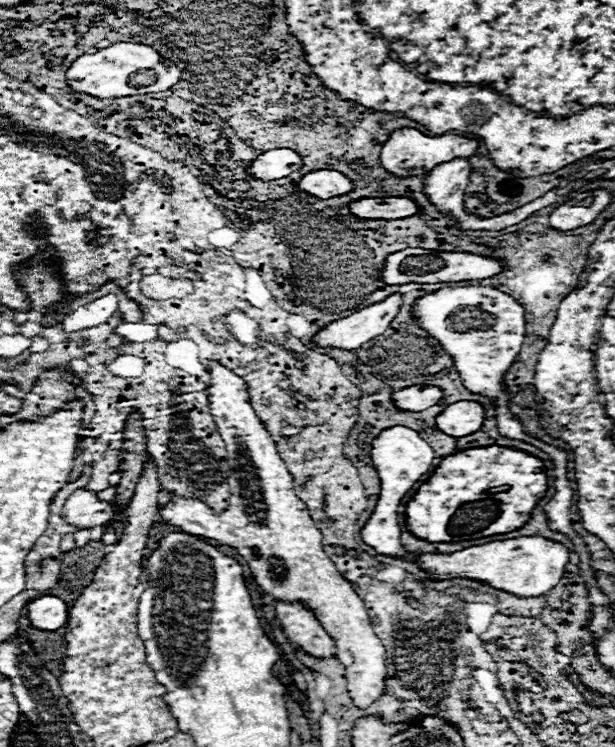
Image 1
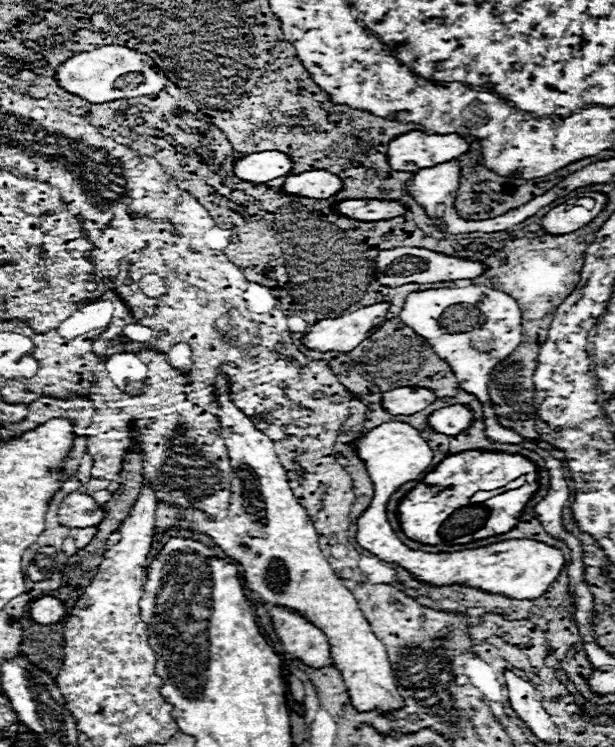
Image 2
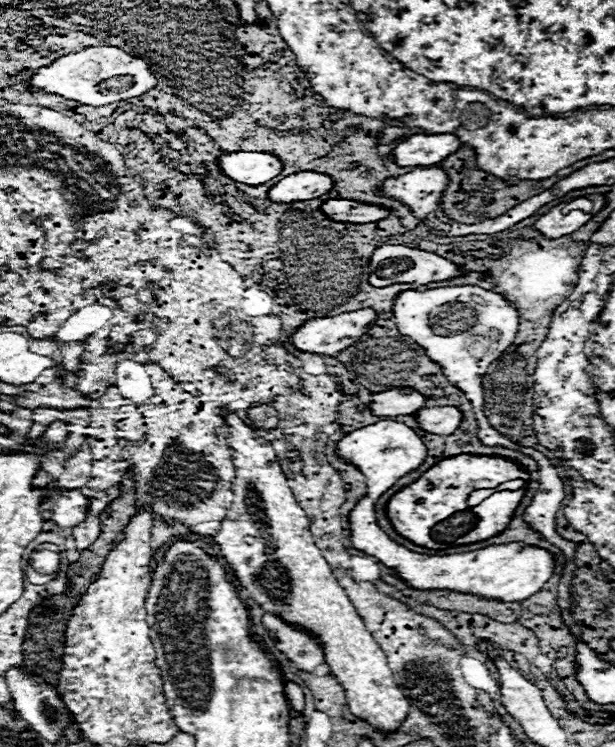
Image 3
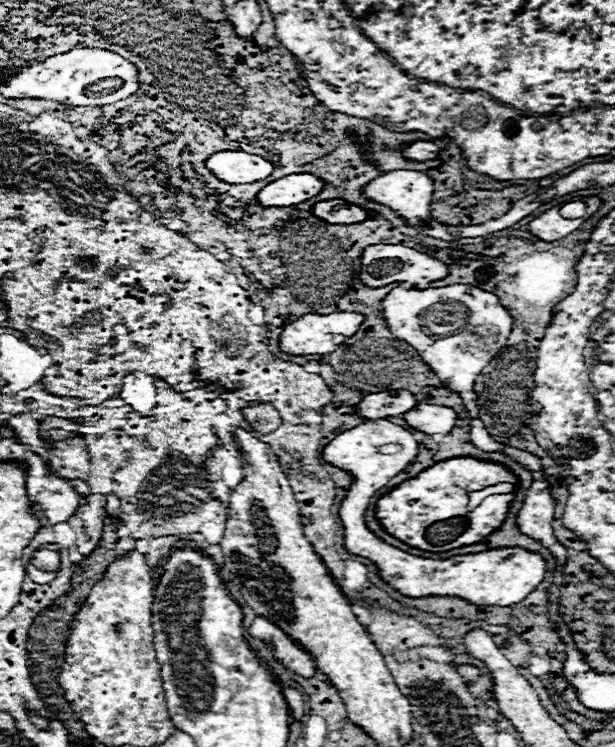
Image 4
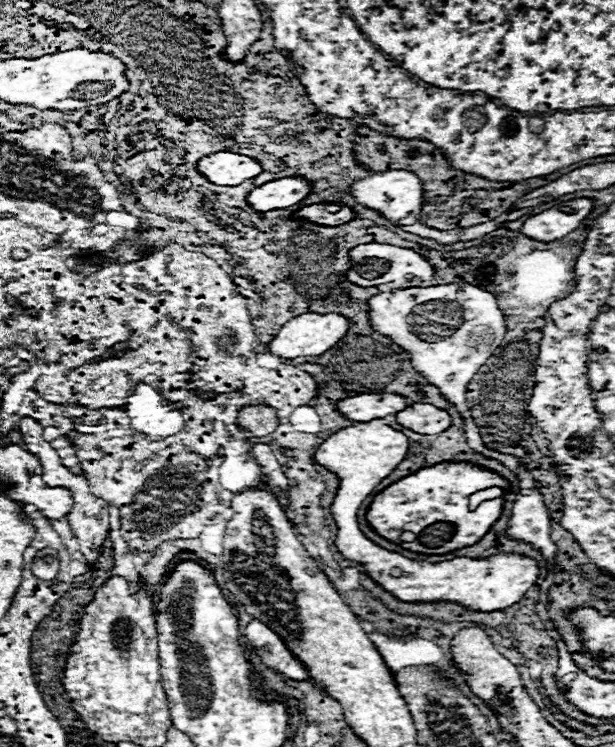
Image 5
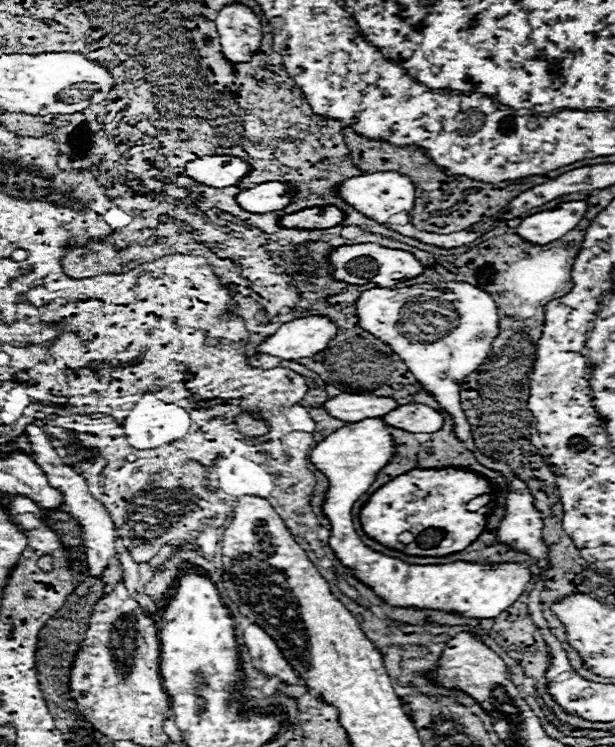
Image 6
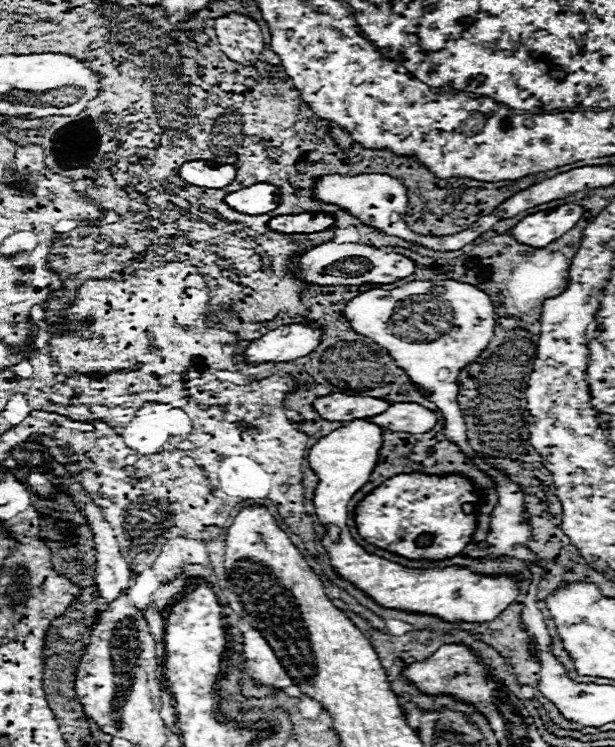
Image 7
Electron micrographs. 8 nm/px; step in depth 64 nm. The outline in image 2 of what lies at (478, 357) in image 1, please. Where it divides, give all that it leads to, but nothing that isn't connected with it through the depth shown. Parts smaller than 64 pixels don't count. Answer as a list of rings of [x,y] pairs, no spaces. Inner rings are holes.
[[[464,286],[464,288],[438,288],[408,294],[404,308],[400,312],[400,320],[412,328],[420,338],[424,338],[436,356],[448,362],[454,372],[460,388],[476,398],[488,398],[488,378],[492,368],[502,362],[516,346],[522,342],[522,312],[518,304],[504,292],[490,290],[486,286]],[[450,310],[454,314],[454,324],[480,324],[468,332],[440,332],[440,324],[436,324],[436,316],[440,312]],[[404,312],[410,318],[404,322]]]

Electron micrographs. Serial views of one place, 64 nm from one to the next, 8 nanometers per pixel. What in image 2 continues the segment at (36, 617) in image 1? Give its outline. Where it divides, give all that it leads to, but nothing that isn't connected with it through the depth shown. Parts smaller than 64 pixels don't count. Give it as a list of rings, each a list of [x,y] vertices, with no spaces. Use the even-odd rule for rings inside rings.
[[[46,596],[46,598],[40,598],[30,604],[30,614],[40,624],[56,624],[64,616],[64,606],[60,600]]]

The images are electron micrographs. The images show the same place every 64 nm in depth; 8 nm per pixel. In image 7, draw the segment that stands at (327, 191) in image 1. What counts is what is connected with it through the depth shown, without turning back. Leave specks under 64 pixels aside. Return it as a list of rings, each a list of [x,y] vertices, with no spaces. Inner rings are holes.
[[[254,184],[250,188],[236,190],[224,198],[224,202],[242,214],[266,214],[278,206],[278,188],[272,184]]]

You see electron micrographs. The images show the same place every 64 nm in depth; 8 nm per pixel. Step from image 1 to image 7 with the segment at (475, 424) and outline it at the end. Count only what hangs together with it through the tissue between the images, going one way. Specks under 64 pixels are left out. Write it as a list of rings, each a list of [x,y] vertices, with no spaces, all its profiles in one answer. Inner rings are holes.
[[[412,402],[390,404],[382,414],[372,416],[368,420],[384,430],[408,432],[408,434],[424,434],[438,422],[434,412]]]

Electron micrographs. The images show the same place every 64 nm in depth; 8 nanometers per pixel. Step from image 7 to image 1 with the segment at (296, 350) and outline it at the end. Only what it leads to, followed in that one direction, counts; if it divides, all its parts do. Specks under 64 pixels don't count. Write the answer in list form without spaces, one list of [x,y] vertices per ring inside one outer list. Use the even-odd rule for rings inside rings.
[[[392,294],[386,300],[366,306],[346,318],[324,324],[312,338],[320,348],[356,350],[364,342],[380,336],[394,320],[400,308],[400,294]]]

